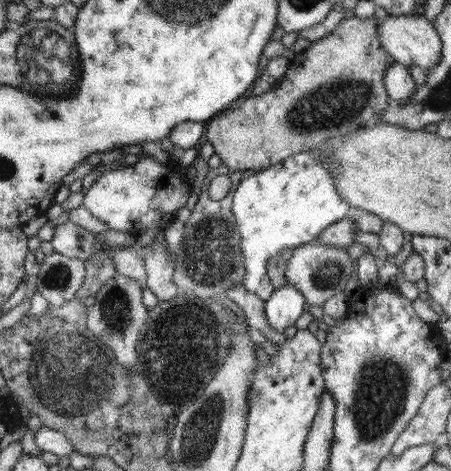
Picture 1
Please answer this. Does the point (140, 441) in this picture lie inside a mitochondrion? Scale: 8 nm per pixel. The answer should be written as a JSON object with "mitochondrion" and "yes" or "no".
{"mitochondrion":"no"}

